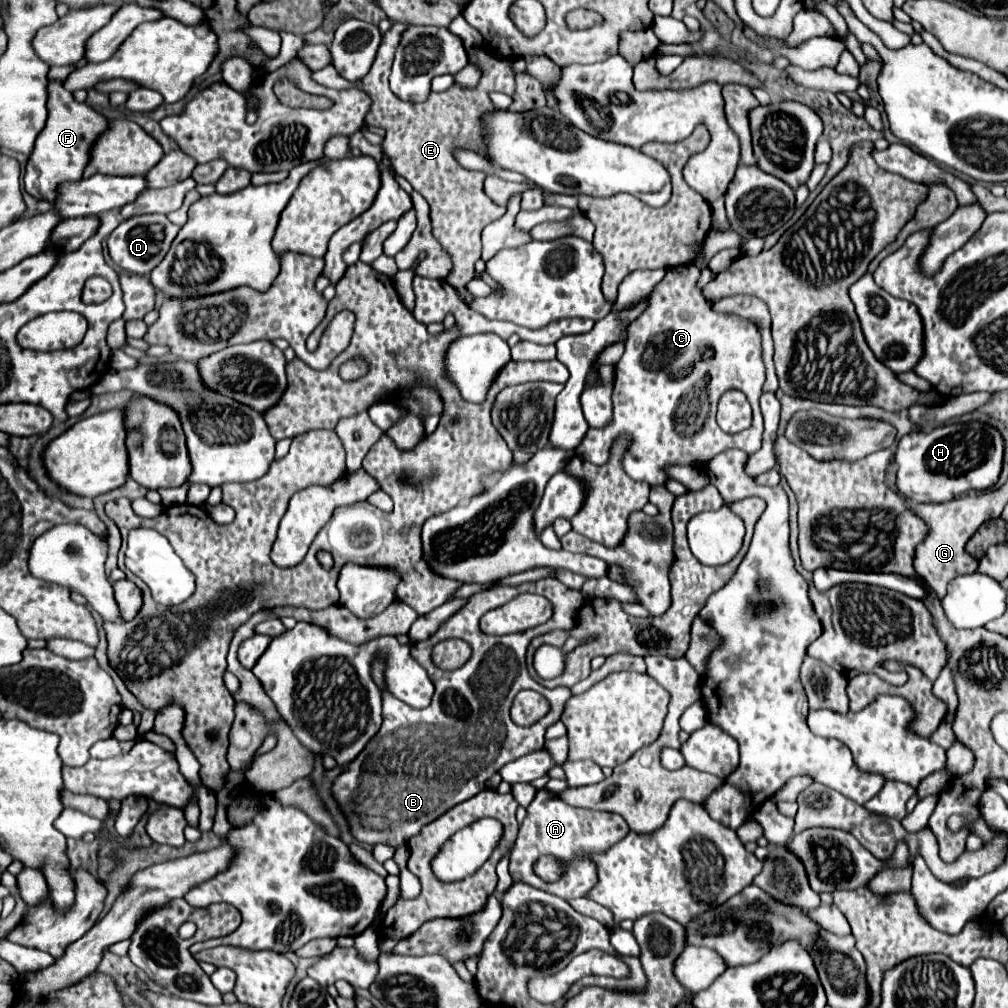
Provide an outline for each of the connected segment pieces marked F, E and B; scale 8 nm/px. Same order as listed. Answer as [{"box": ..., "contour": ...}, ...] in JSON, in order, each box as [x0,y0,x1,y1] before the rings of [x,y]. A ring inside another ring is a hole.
[{"box":[25,80,107,204],"contour":[[[61,80],[47,82],[47,110],[49,118],[41,134],[37,136],[33,156],[29,156],[27,172],[25,172],[25,190],[37,198],[53,204],[57,200],[57,190],[63,182],[81,180],[81,172],[89,160],[89,148],[93,140],[105,130],[107,118],[95,112],[91,106],[81,104],[73,98],[69,90],[63,88]]]},{"box":[361,22,515,286],"contour":[[[395,22],[381,38],[377,58],[369,74],[361,80],[361,90],[371,98],[371,108],[365,116],[367,126],[383,126],[387,136],[383,140],[383,154],[389,158],[395,174],[403,176],[429,204],[433,236],[453,256],[453,276],[449,278],[455,286],[465,286],[475,274],[475,262],[481,258],[481,232],[487,224],[499,220],[505,214],[503,206],[497,206],[485,192],[485,172],[463,168],[453,152],[471,150],[486,158],[489,132],[483,124],[483,116],[493,114],[495,106],[489,98],[491,92],[515,94],[515,74],[507,60],[497,60],[497,55],[480,50],[468,57],[469,64],[481,70],[481,80],[475,88],[463,88],[453,84],[445,92],[433,92],[421,104],[403,102],[389,90],[389,72],[395,56],[395,48],[401,42],[403,32],[409,26]]]},{"box":[333,578,581,844],"contour":[[[541,578],[519,586],[495,586],[487,592],[473,594],[469,598],[469,604],[457,616],[451,616],[451,620],[447,620],[439,632],[435,632],[429,640],[415,642],[411,646],[411,656],[429,672],[429,678],[435,686],[431,704],[425,710],[413,710],[389,692],[381,690],[383,726],[375,736],[377,740],[369,742],[369,746],[351,764],[345,766],[345,776],[341,774],[333,786],[337,802],[341,804],[351,824],[351,832],[361,844],[407,844],[407,840],[415,836],[425,824],[433,822],[455,804],[479,794],[485,788],[485,780],[491,774],[499,772],[503,764],[543,746],[545,730],[561,718],[561,710],[571,698],[571,690],[547,690],[539,686],[527,672],[525,654],[535,636],[551,630],[569,630],[581,604],[581,592],[567,588],[555,578]],[[523,592],[543,594],[549,598],[553,604],[553,616],[545,624],[525,632],[507,636],[483,634],[479,628],[479,618],[487,610],[503,606]],[[445,638],[463,638],[471,644],[473,656],[465,668],[459,668],[457,672],[445,672],[433,664],[431,650]],[[523,688],[537,690],[551,704],[547,716],[543,716],[537,724],[525,728],[513,724],[509,718],[513,696]]]}]

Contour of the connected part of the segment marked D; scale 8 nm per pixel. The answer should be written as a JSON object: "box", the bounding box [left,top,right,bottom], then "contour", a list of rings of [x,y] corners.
{"box":[107,214,179,274],"contour":[[[143,214],[143,216],[133,216],[123,220],[109,236],[107,246],[109,246],[109,256],[119,264],[123,270],[131,274],[149,274],[169,252],[169,246],[173,238],[177,236],[179,228],[167,220],[167,216],[161,214]]]}

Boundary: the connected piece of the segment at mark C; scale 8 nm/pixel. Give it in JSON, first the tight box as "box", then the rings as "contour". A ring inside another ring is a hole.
{"box":[575,264,765,486],"contour":[[[685,264],[683,268],[669,268],[667,274],[665,274],[665,278],[661,280],[661,284],[655,286],[655,290],[653,290],[653,294],[651,294],[651,300],[649,300],[649,308],[643,312],[641,318],[637,318],[637,320],[633,322],[633,328],[629,328],[629,340],[625,342],[625,354],[623,354],[621,360],[615,364],[615,374],[617,374],[617,378],[615,378],[615,390],[613,390],[613,418],[611,418],[611,422],[609,422],[607,426],[603,426],[603,428],[589,428],[589,430],[587,430],[585,438],[581,440],[581,444],[579,444],[577,450],[575,450],[575,454],[577,454],[579,458],[583,458],[583,460],[587,460],[587,462],[593,462],[593,464],[597,464],[597,466],[607,464],[607,462],[609,462],[609,448],[611,448],[615,436],[621,434],[621,432],[629,432],[629,434],[633,436],[633,444],[631,444],[629,452],[625,454],[625,472],[627,472],[633,480],[643,480],[643,482],[647,482],[649,486],[663,486],[663,484],[669,480],[669,476],[667,476],[667,472],[665,472],[667,466],[677,464],[677,466],[705,468],[707,462],[709,462],[713,456],[717,456],[719,452],[723,452],[723,450],[739,448],[739,450],[745,450],[747,454],[753,454],[753,452],[757,452],[757,450],[761,448],[763,418],[761,418],[761,410],[759,410],[759,396],[761,396],[761,388],[763,388],[763,382],[765,382],[765,364],[763,364],[763,354],[761,354],[761,334],[759,334],[759,330],[757,330],[749,320],[743,320],[741,316],[715,312],[711,300],[709,300],[709,298],[703,294],[703,290],[699,288],[699,276],[701,276],[701,270],[699,270],[695,264]],[[731,388],[741,390],[741,392],[749,398],[749,404],[753,406],[753,424],[751,424],[751,428],[743,430],[741,434],[725,434],[725,432],[721,432],[721,428],[719,428],[717,422],[715,422],[717,402],[719,402],[721,394],[727,392],[727,390],[731,390]]]}

